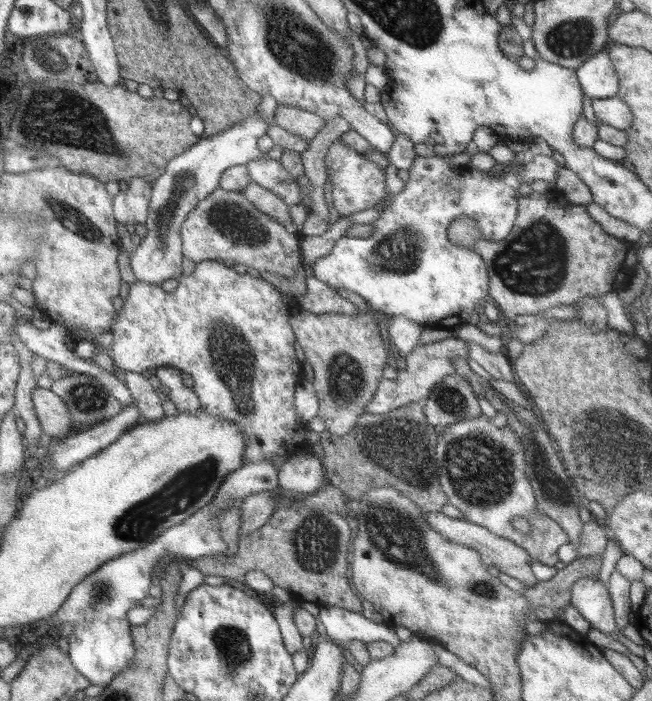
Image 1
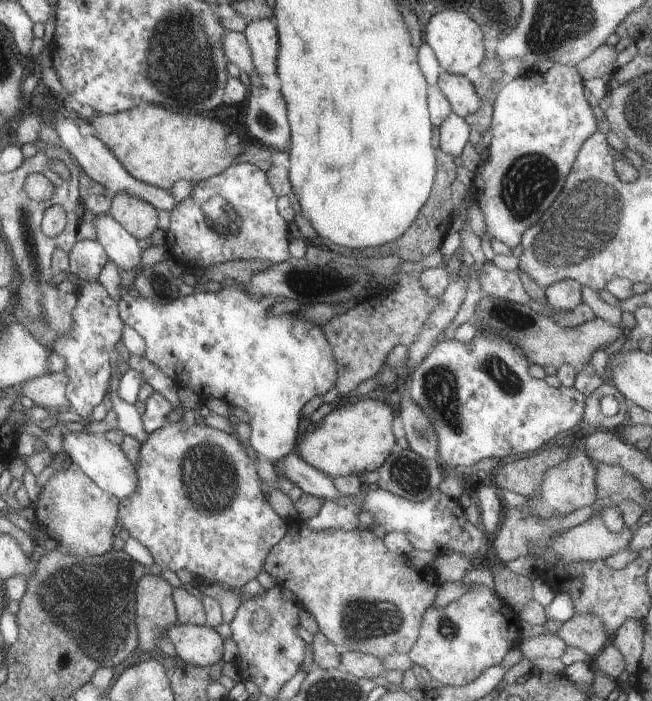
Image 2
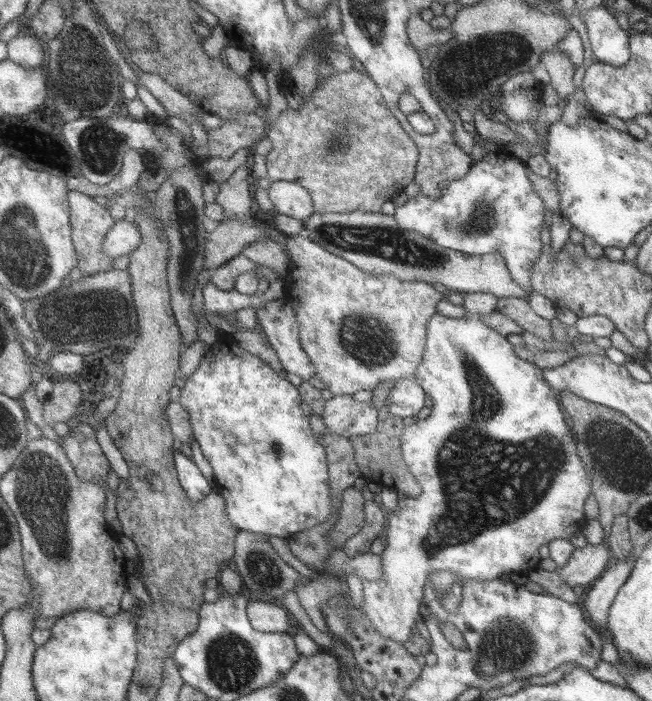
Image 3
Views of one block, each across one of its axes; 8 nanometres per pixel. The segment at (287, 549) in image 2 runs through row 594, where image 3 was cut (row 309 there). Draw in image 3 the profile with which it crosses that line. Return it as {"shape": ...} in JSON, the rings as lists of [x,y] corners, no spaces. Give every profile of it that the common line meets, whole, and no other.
{"shape":[[[301,235],[298,238],[295,236],[287,237],[286,246],[288,247],[288,253],[290,253],[290,278],[292,278],[292,282],[286,283],[284,302],[295,310],[302,348],[308,354],[314,368],[316,368],[315,376],[326,385],[326,389],[330,390],[334,396],[353,395],[360,392],[360,390],[372,390],[380,382],[414,378],[424,359],[429,320],[433,318],[434,314],[437,314],[436,306],[445,297],[445,294],[441,294],[434,286],[426,282],[400,281],[394,276],[377,276],[376,274],[362,272],[356,265],[346,261],[344,257],[338,257],[337,254],[330,253],[324,246],[318,245],[316,241],[310,241],[310,239]]]}

